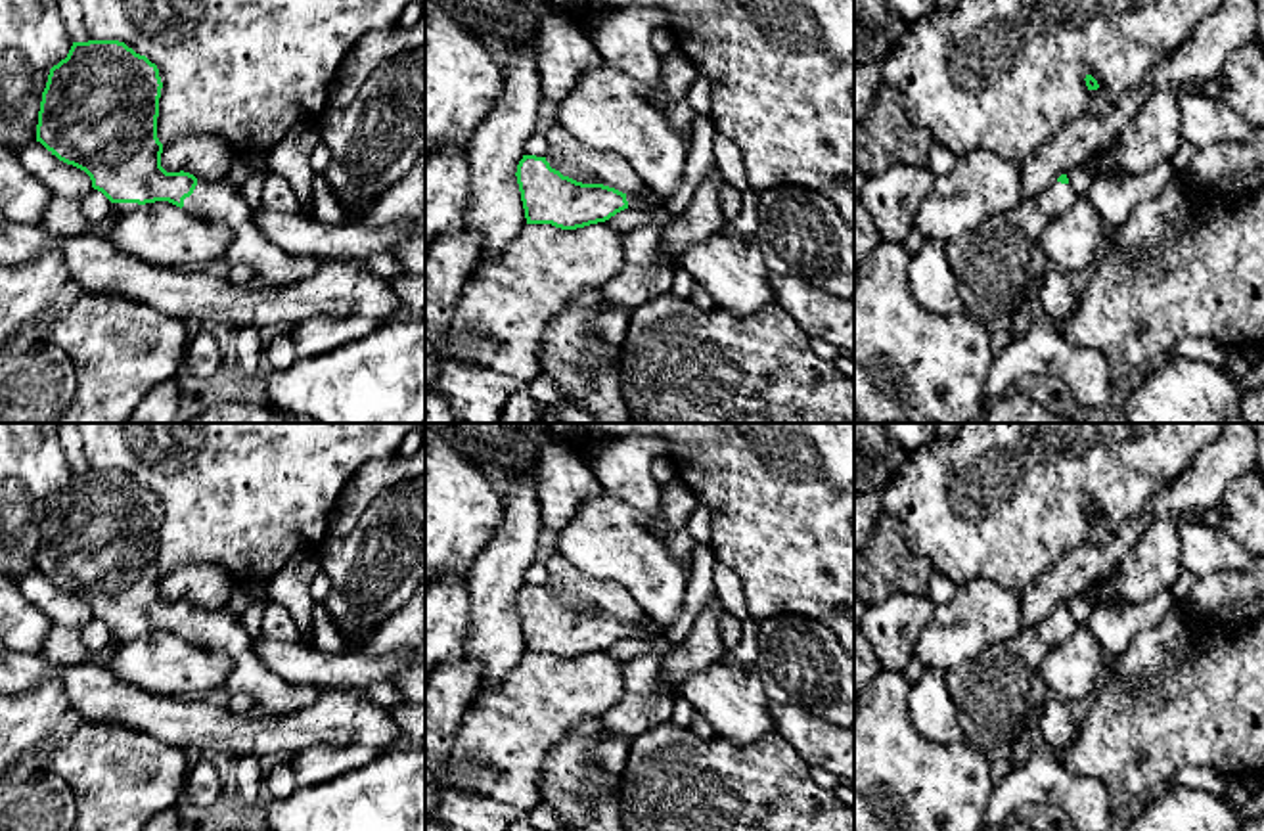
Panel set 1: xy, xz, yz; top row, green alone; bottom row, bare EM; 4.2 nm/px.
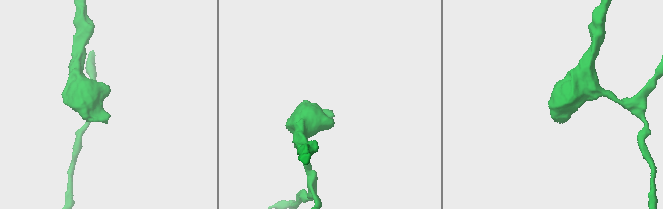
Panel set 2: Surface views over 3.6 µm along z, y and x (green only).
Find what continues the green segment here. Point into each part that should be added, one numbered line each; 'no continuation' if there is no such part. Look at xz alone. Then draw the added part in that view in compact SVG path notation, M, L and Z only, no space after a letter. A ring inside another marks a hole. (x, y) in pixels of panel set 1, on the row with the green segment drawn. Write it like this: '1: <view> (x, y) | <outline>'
1: xz (646, 200) | M649 188L640 193L626 193L628 209L636 211L655 211L665 205Z

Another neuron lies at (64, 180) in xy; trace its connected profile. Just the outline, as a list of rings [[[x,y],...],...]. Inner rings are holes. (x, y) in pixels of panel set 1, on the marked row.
[[[31,142],[19,151],[19,161],[52,197],[82,201],[94,188],[90,176],[48,151],[40,142]]]

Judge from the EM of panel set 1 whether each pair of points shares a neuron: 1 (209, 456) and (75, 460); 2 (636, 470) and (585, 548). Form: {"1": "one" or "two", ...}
{"1": "two", "2": "two"}

